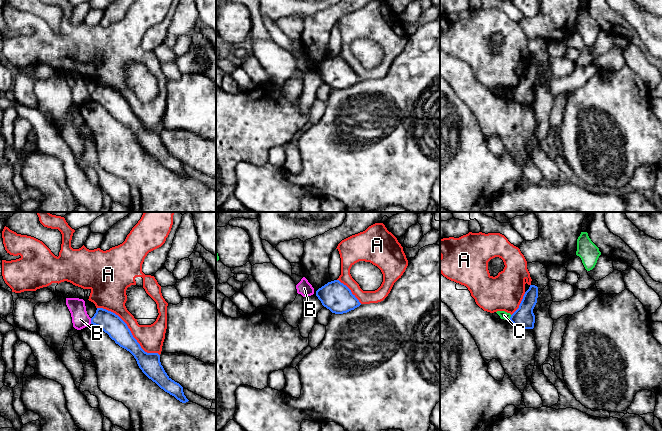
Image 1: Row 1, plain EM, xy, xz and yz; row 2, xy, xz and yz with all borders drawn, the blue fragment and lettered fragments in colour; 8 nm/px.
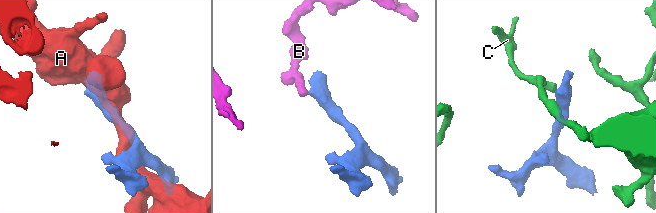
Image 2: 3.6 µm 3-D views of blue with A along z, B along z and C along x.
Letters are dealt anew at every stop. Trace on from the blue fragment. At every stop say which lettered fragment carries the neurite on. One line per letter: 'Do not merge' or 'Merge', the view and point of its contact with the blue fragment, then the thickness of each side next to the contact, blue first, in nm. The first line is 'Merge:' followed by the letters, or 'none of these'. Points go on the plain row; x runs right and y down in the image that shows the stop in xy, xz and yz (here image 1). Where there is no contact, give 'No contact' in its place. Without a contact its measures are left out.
Merge: none of these
A: Do not merge. Touches blue at xy (129, 106). Thickness 170 nm (blue) against 200 nm
B: Do not merge. Touches blue at xy (91, 97). Thickness 170 nm (blue) against 140 nm
C: Do not merge. Touches blue at yz (510, 93). Thickness 170 nm (blue) against 70 nm

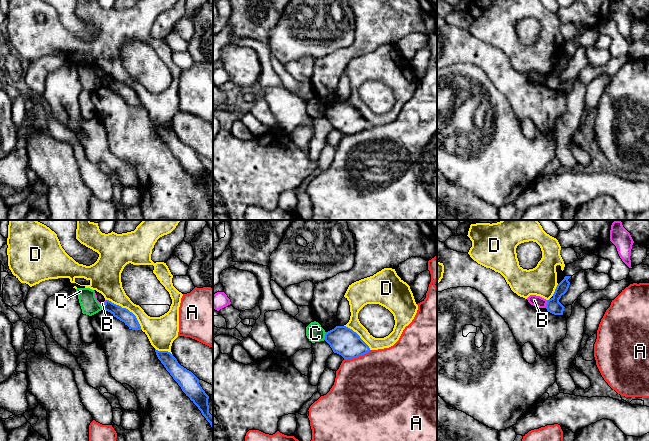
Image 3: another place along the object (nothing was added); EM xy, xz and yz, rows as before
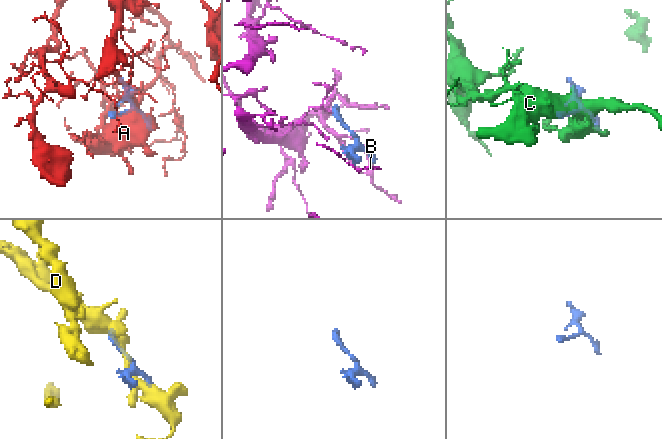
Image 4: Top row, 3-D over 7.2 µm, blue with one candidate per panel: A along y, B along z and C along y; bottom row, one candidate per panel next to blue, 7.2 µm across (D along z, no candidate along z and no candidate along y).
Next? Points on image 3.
Merge: none of these
A: Do not merge. Touches blue at xz (357, 132). Thickness 220 nm (blue) against 480 nm
B: Do not merge. Touches blue at yz (546, 80). Thickness 120 nm (blue) against 90 nm
C: Do not merge. Touches blue at xz (325, 112). Thickness 220 nm (blue) against 140 nm
D: Do not merge. Touches blue at xy (127, 85). Thickness 110 nm (blue) against 200 nm

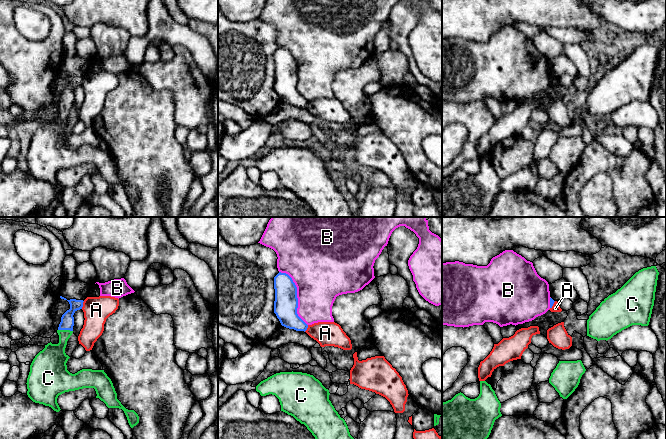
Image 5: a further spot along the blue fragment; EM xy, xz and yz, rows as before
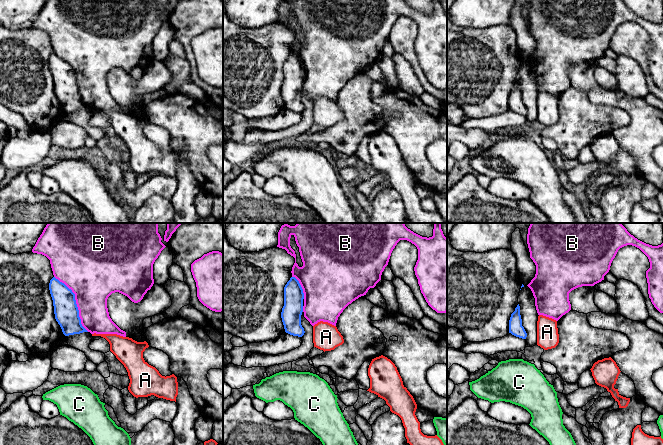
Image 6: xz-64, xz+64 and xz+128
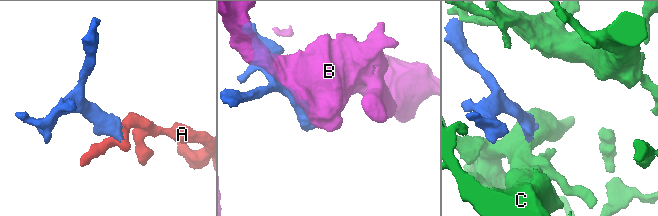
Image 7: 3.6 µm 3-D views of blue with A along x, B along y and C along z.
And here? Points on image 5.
Merge: C
A: Do not merge. Touches blue at xy (82, 81). Thickness 110 nm (blue) against 220 nm
B: Do not merge. Touches blue at xz (296, 72). Thickness 190 nm (blue) against 420 nm
C: Merge. Touches blue at xy (65, 105). Thickness 110 nm (blue) against 200 nm

